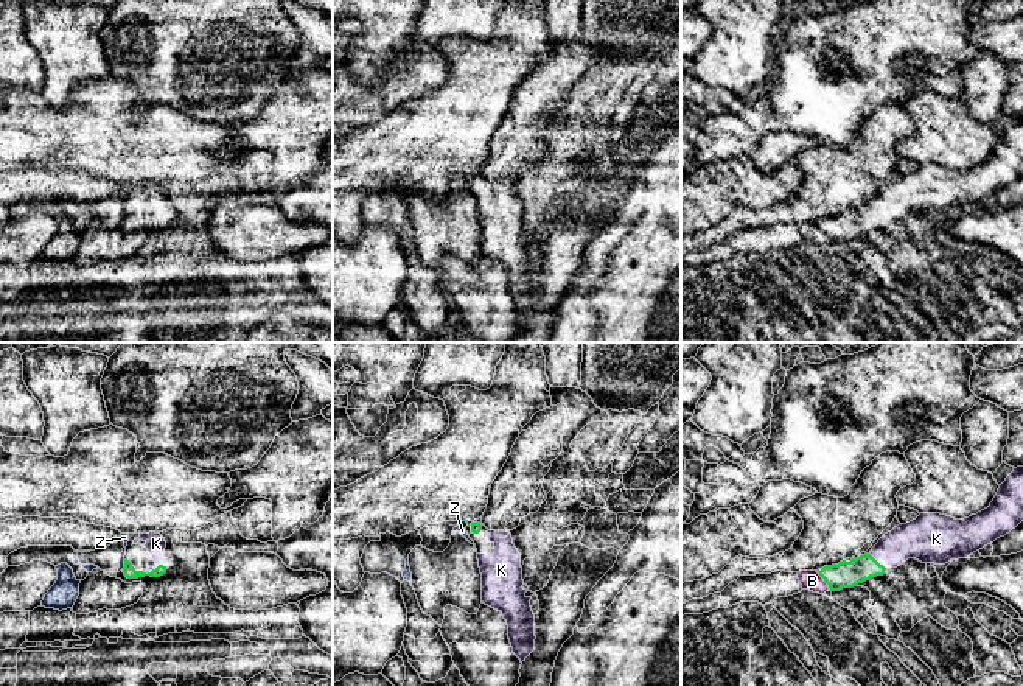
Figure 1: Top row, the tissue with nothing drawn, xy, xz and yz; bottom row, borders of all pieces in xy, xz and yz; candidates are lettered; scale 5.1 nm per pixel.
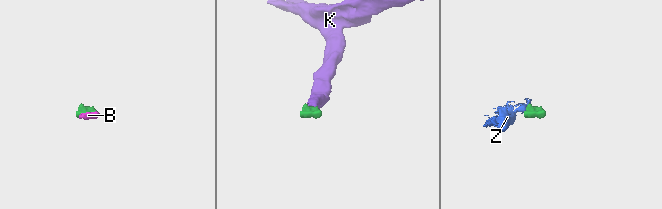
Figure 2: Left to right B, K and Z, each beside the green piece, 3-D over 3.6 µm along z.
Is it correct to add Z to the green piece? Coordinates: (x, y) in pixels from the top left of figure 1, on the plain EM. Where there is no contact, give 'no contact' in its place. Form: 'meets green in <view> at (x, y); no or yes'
meets green in xy at (125, 216); no

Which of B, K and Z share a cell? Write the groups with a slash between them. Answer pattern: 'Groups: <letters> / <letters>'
Groups: B K / Z

